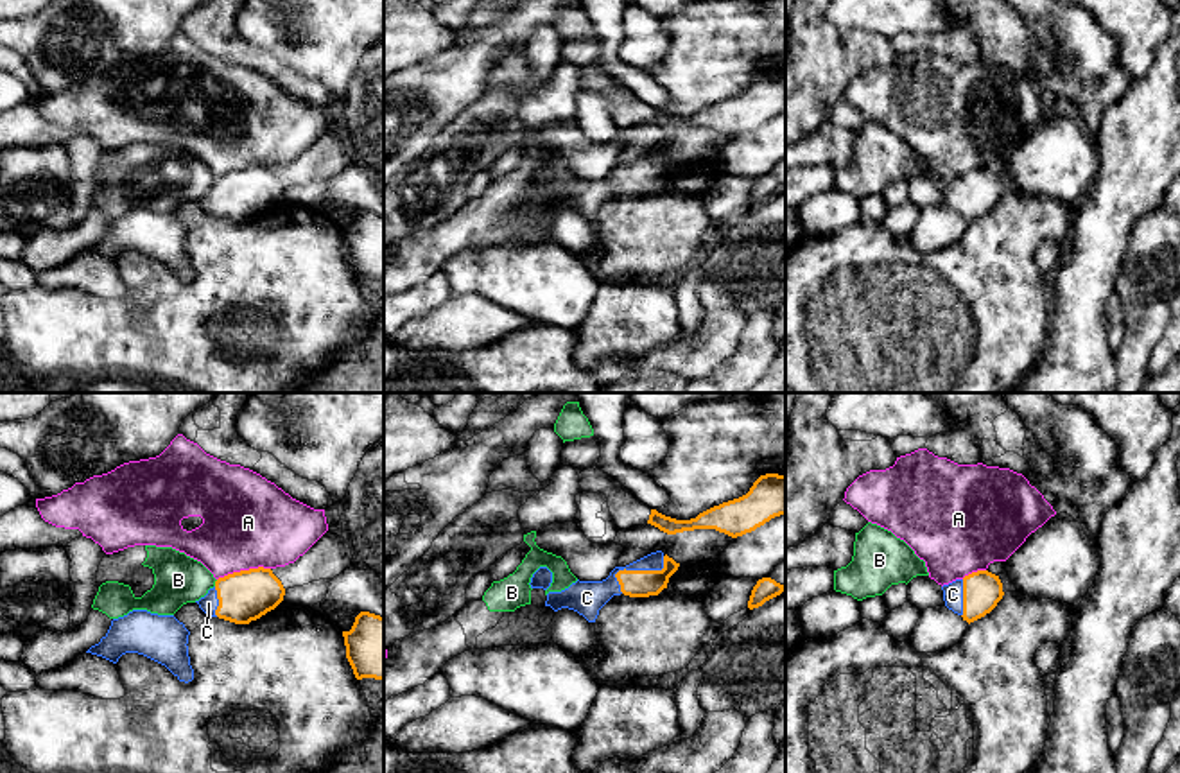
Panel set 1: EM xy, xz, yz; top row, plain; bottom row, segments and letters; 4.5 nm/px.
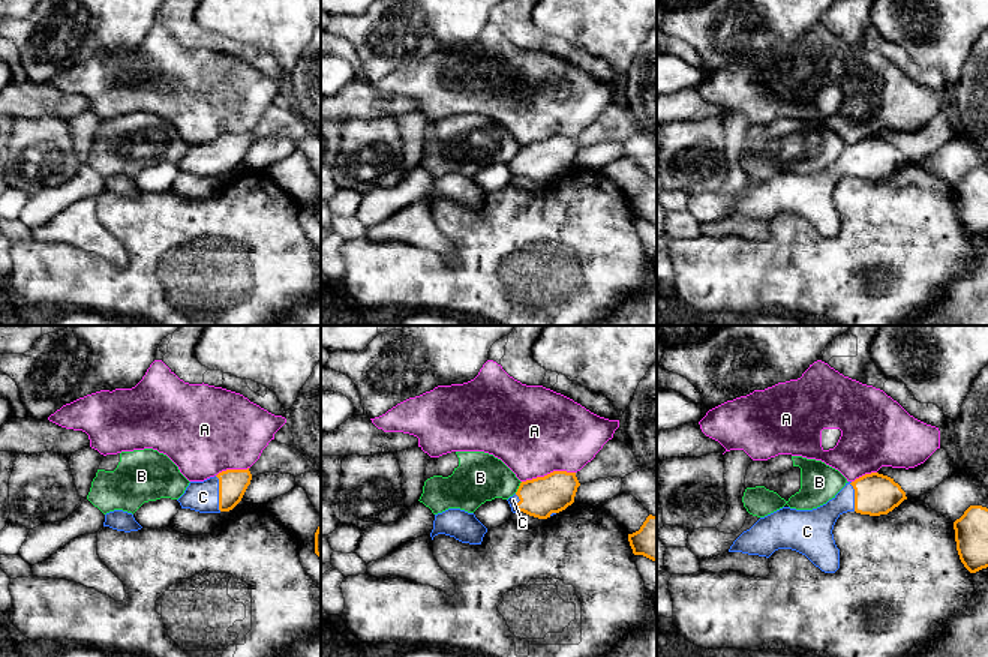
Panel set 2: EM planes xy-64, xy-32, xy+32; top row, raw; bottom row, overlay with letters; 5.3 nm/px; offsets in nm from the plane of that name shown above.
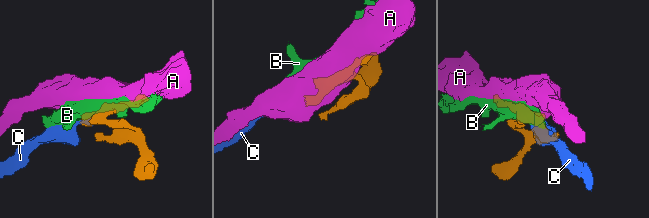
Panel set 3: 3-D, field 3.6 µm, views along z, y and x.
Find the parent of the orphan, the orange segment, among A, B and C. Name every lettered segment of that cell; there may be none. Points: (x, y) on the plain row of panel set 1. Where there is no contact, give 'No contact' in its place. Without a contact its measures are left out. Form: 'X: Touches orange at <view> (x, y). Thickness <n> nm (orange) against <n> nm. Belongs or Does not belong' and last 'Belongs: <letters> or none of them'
A: Touches orange at xy (242, 169). Thickness 220 nm (orange) against 420 nm. Does not belong
B: Touches orange at xy (216, 182). Thickness 220 nm (orange) against 220 nm. Does not belong
C: Touches orange at xz (635, 169). Thickness 130 nm (orange) against 160 nm. Belongs
Belongs: C

